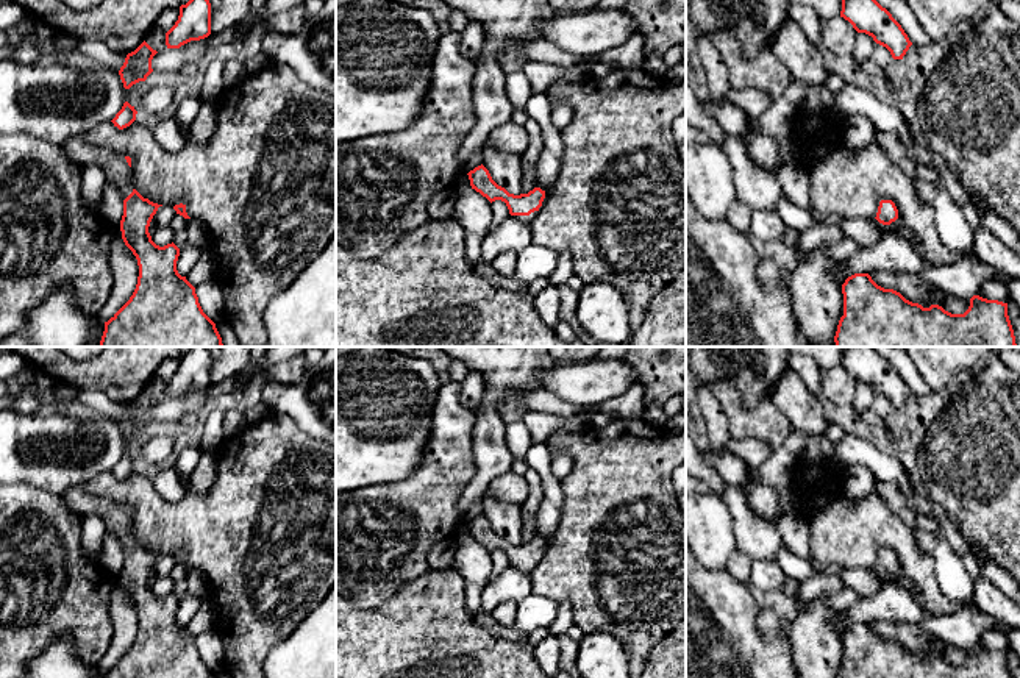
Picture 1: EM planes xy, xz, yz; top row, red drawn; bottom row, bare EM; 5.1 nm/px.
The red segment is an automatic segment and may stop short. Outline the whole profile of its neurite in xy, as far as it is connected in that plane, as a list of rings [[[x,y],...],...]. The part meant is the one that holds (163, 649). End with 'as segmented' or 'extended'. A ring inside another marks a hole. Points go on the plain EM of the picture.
[[[86,484],[70,487],[62,500],[81,517],[102,517],[108,533],[120,541],[122,589],[139,616],[133,645],[105,672],[105,678],[216,678],[203,662],[195,637],[177,620],[180,598],[173,592],[159,597],[152,591],[148,576],[162,555],[134,539],[131,508],[89,492]]]; extended

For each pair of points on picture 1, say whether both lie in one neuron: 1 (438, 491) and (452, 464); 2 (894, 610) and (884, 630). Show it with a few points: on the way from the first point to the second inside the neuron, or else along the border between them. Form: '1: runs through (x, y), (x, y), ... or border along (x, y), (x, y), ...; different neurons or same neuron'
1: runs through (438, 485), (445, 471); same neuron
2: border along (869, 622), (905, 620), (923, 630); different neurons

